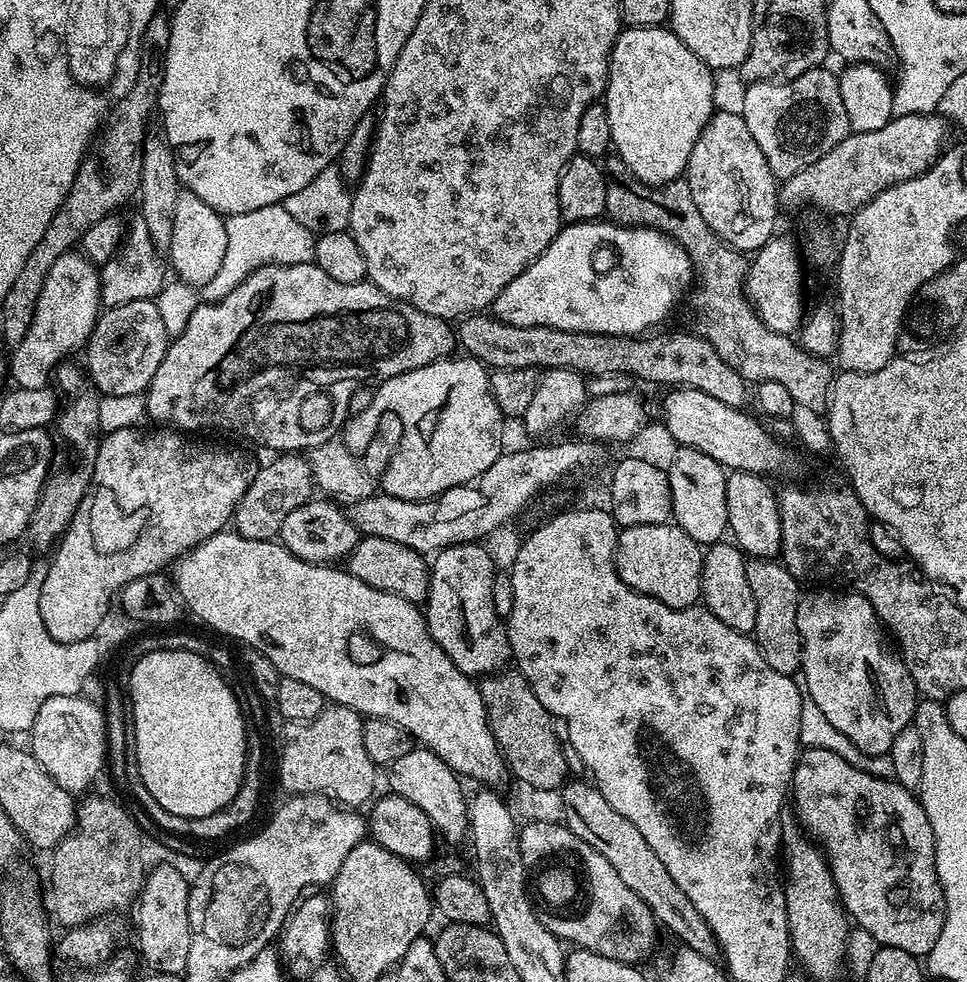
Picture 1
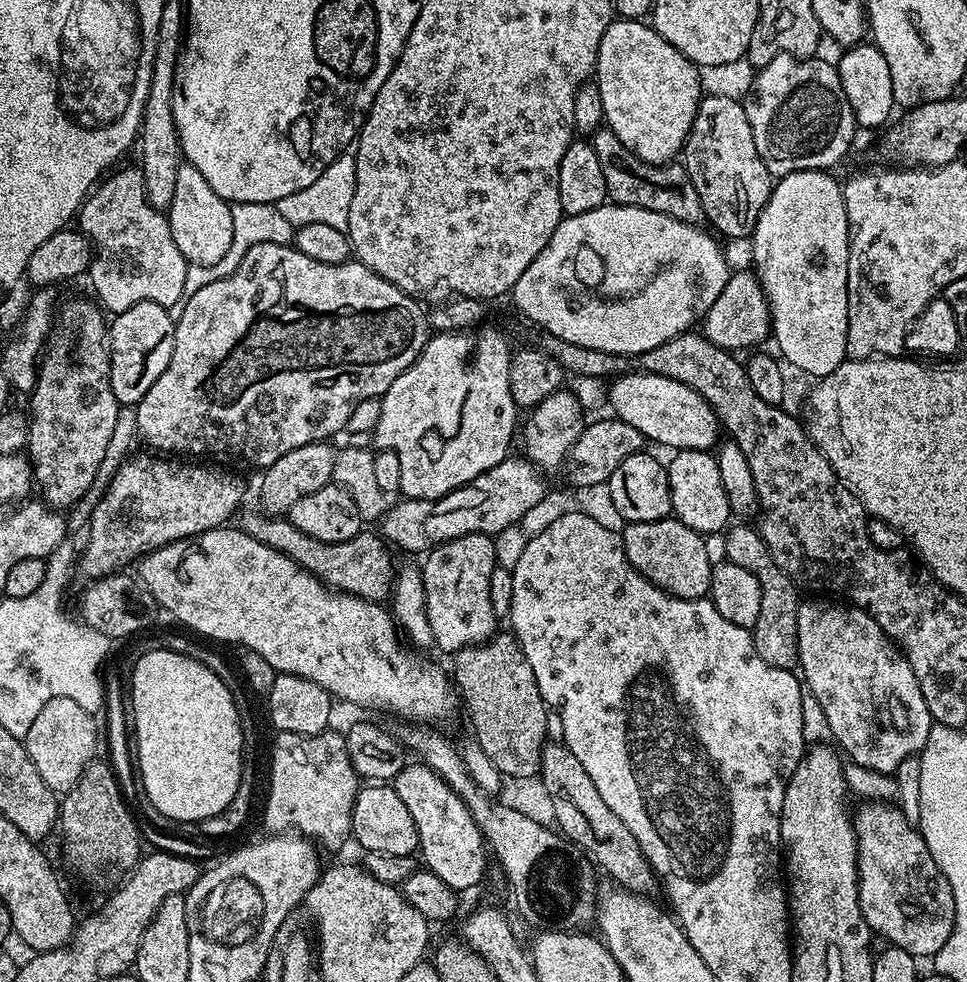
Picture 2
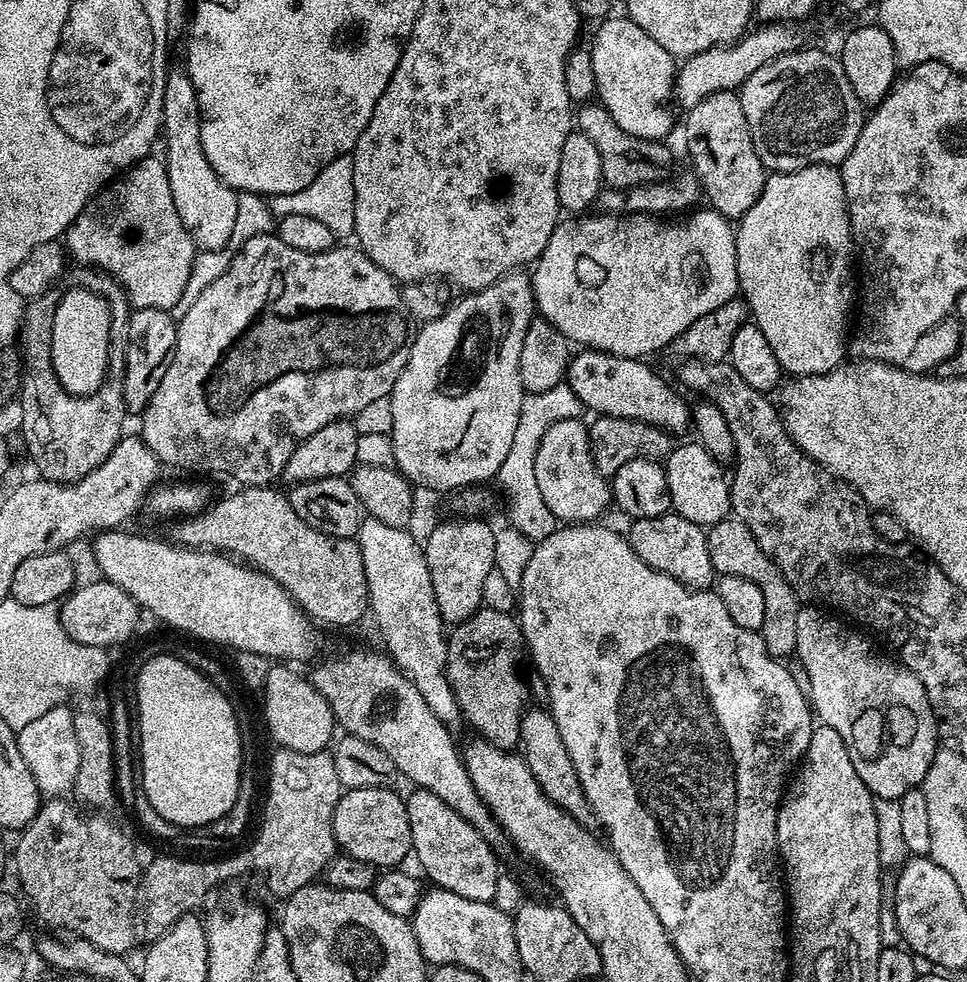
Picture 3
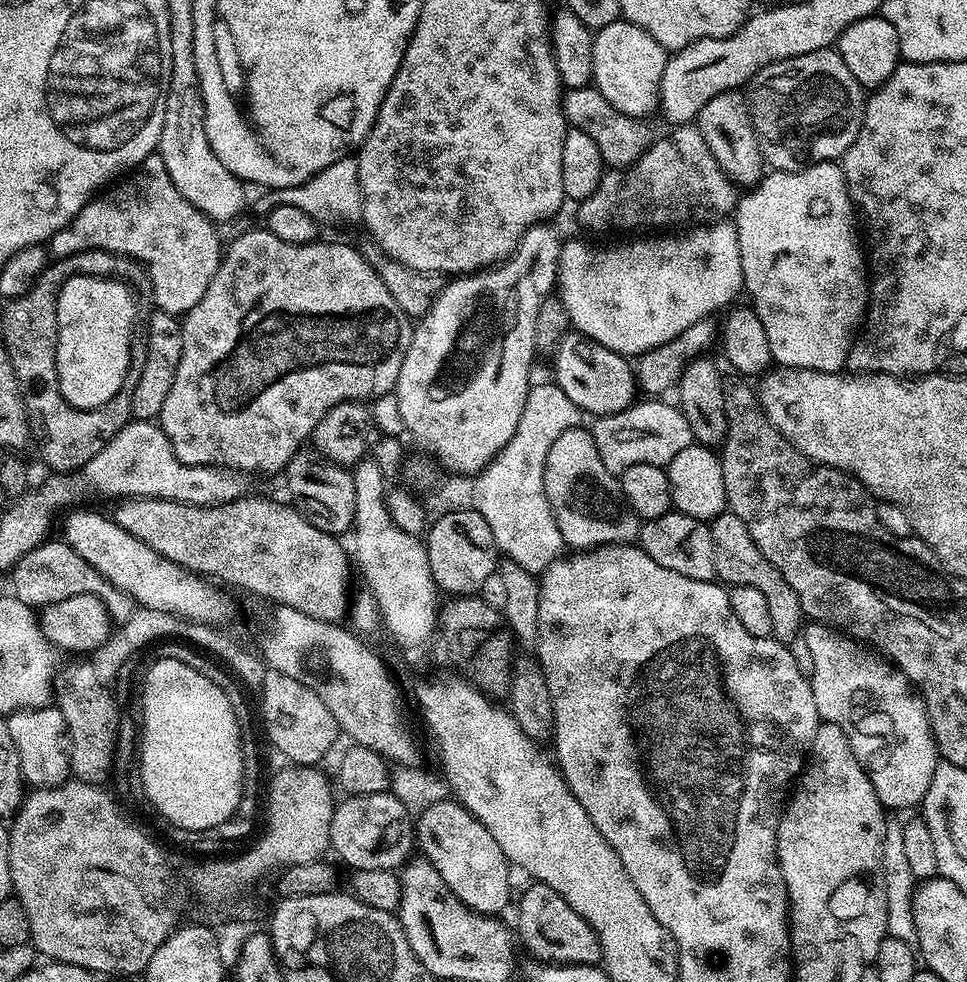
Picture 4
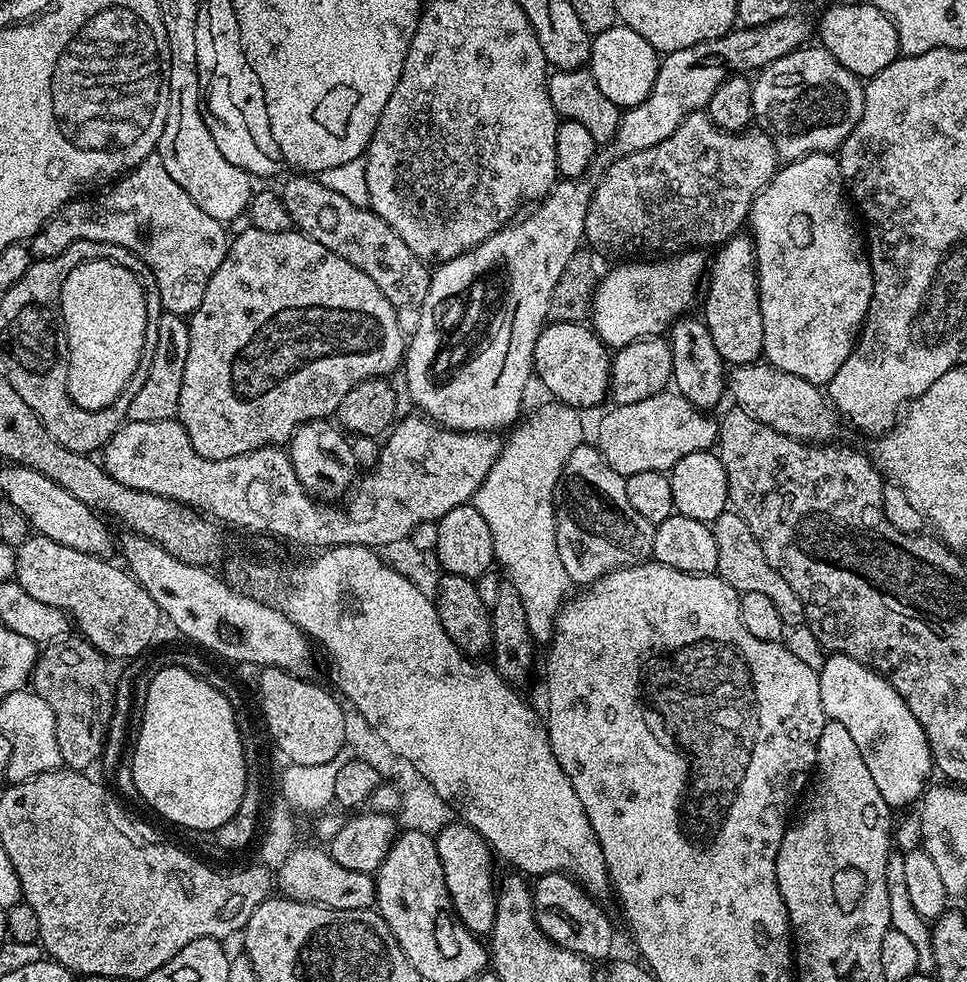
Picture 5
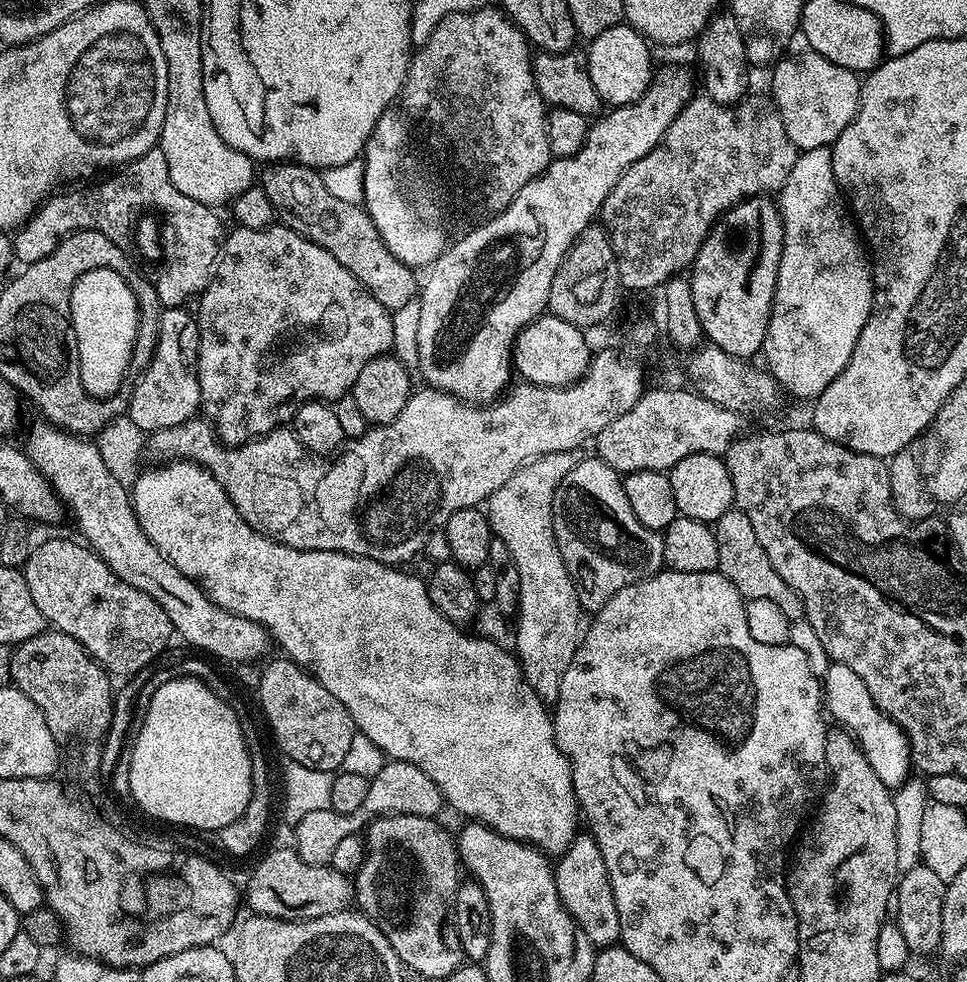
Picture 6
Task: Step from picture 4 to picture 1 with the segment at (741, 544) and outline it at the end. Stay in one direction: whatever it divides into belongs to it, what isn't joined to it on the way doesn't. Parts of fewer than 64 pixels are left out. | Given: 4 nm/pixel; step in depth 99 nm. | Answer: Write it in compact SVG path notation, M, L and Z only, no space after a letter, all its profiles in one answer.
M749 559L746 563L746 582L750 582L750 594L754 594L756 599L756 630L754 639L756 645L760 647L760 653L770 662L778 674L786 674L795 677L801 671L804 663L804 651L800 645L800 635L798 634L798 602L802 595L801 581L795 580L784 567L779 559Z

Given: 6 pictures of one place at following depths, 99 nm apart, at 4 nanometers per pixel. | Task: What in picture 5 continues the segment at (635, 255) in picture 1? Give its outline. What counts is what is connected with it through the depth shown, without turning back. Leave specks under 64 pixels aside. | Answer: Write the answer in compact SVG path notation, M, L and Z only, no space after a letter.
M685 250L671 258L660 258L655 262L620 262L612 266L616 268L610 269L608 276L599 277L596 291L591 297L590 324L596 335L613 349L624 348L630 342L642 340L646 336L663 337L675 320L689 315L695 304L697 307L698 293L706 276L704 255L700 250Z

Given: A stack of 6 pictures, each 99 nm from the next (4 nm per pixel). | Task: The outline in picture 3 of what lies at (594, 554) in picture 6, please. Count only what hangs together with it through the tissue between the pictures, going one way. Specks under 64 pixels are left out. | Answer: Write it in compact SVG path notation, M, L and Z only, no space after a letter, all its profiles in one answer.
M583 419L556 420L538 442L538 458L534 458L534 478L542 493L542 502L564 524L590 524L601 519L608 504L613 503L609 481L600 475L592 457L592 437Z

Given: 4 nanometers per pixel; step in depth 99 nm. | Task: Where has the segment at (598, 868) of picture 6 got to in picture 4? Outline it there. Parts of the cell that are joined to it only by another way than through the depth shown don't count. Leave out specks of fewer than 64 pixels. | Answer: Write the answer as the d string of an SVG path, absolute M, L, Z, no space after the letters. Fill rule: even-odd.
M539 882L529 883L529 888L520 896L520 909L516 912L518 940L528 947L532 956L552 966L565 964L601 963L600 943L594 930L550 886ZM520 931L520 936L519 932Z

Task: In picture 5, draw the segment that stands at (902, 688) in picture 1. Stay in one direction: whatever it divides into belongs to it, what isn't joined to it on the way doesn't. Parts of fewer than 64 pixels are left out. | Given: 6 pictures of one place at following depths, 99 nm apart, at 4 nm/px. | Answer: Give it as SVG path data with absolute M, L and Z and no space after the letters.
M829 655L819 673L825 717L842 722L850 730L850 738L858 745L862 762L866 762L866 770L870 770L870 778L874 778L874 786L878 786L888 807L899 810L915 800L917 803L926 791L934 765L926 734L902 694L886 677L849 656Z

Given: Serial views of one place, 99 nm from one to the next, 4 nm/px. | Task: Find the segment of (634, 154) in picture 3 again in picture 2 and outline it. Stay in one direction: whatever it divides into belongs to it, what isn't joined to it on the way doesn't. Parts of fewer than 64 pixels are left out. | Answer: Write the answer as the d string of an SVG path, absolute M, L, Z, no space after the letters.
M601 126L591 133L590 143L594 154L598 154L598 163L606 178L606 190L611 203L654 210L687 224L699 225L705 219L698 190L694 190L694 182L690 182L690 174L684 169L683 163L648 164L639 160L634 153L626 150L626 146L622 146L622 142L618 142L607 126Z

